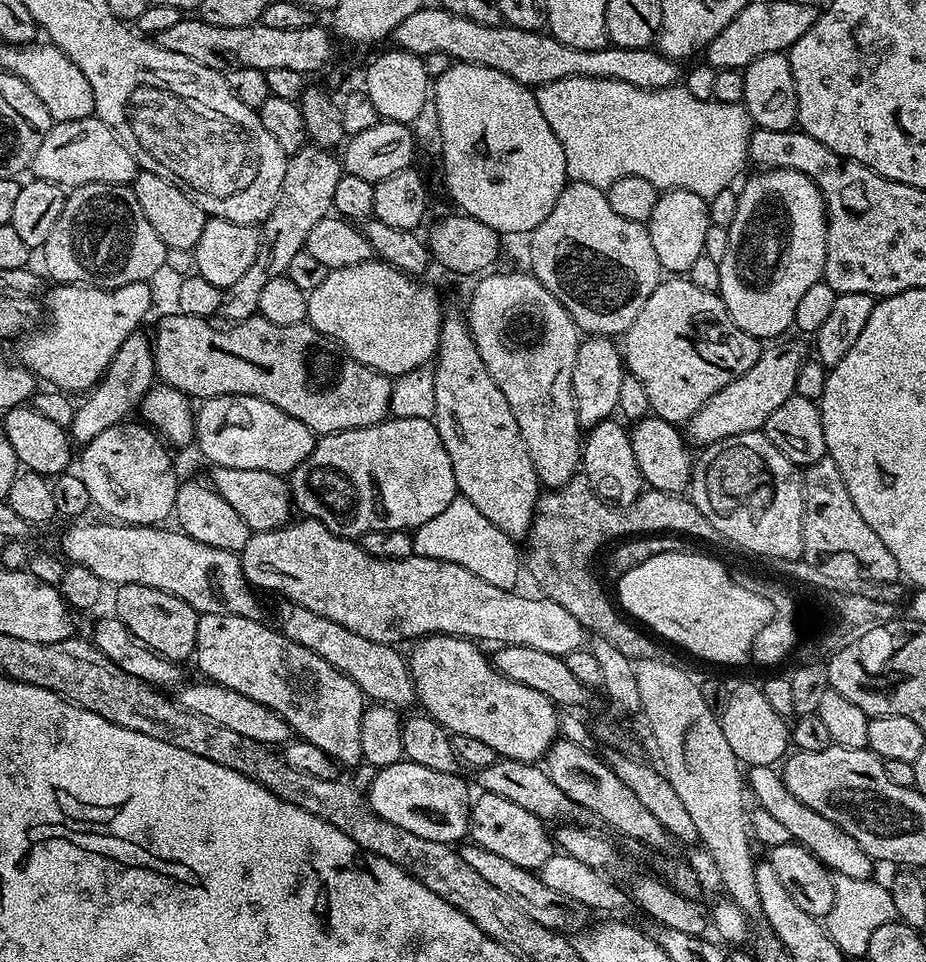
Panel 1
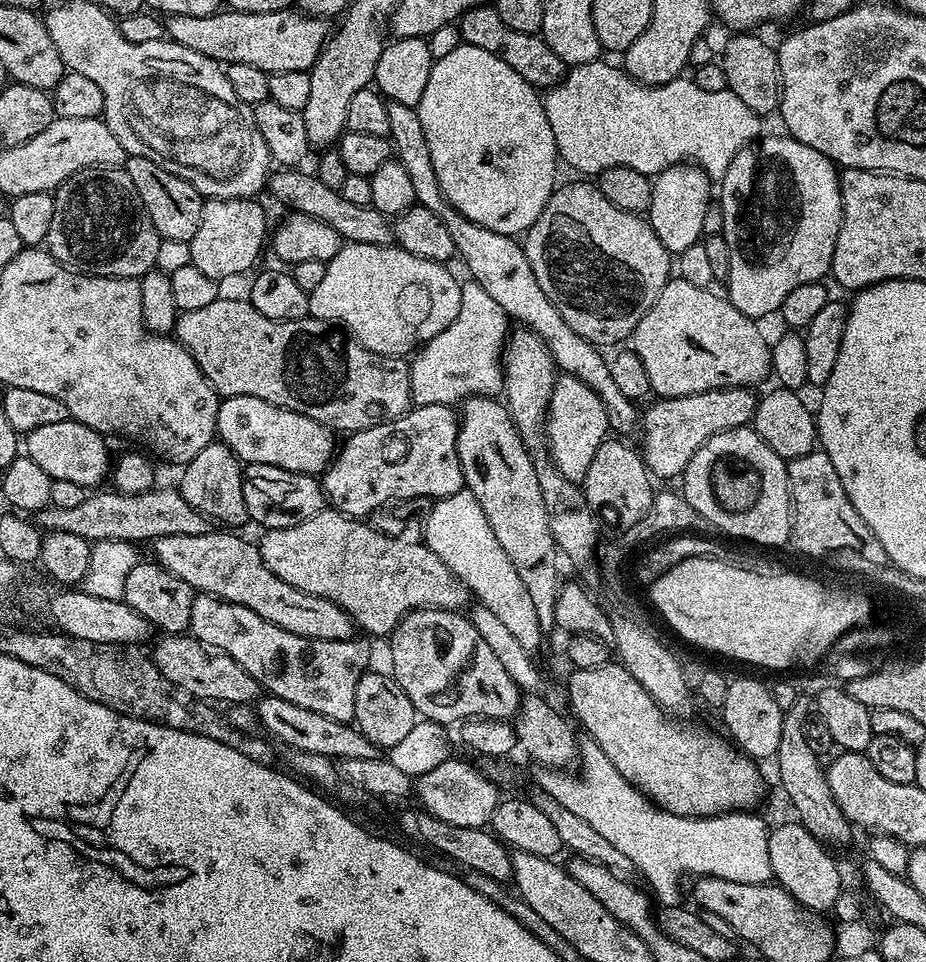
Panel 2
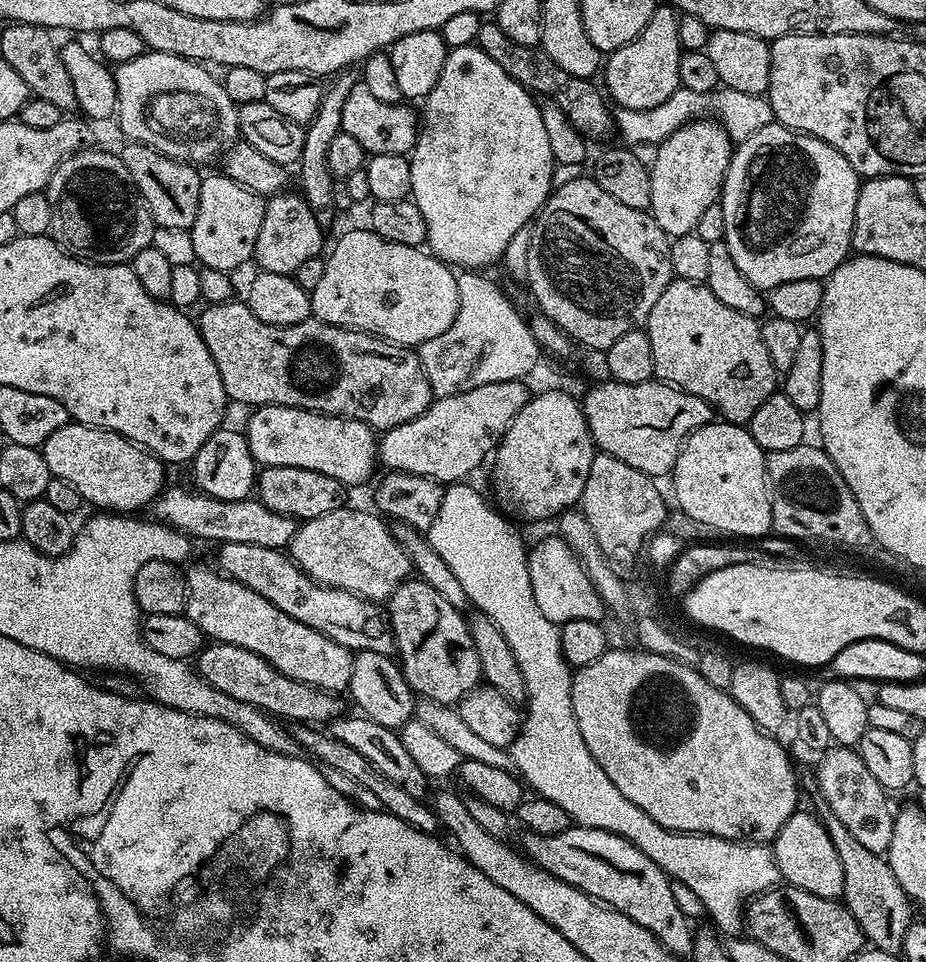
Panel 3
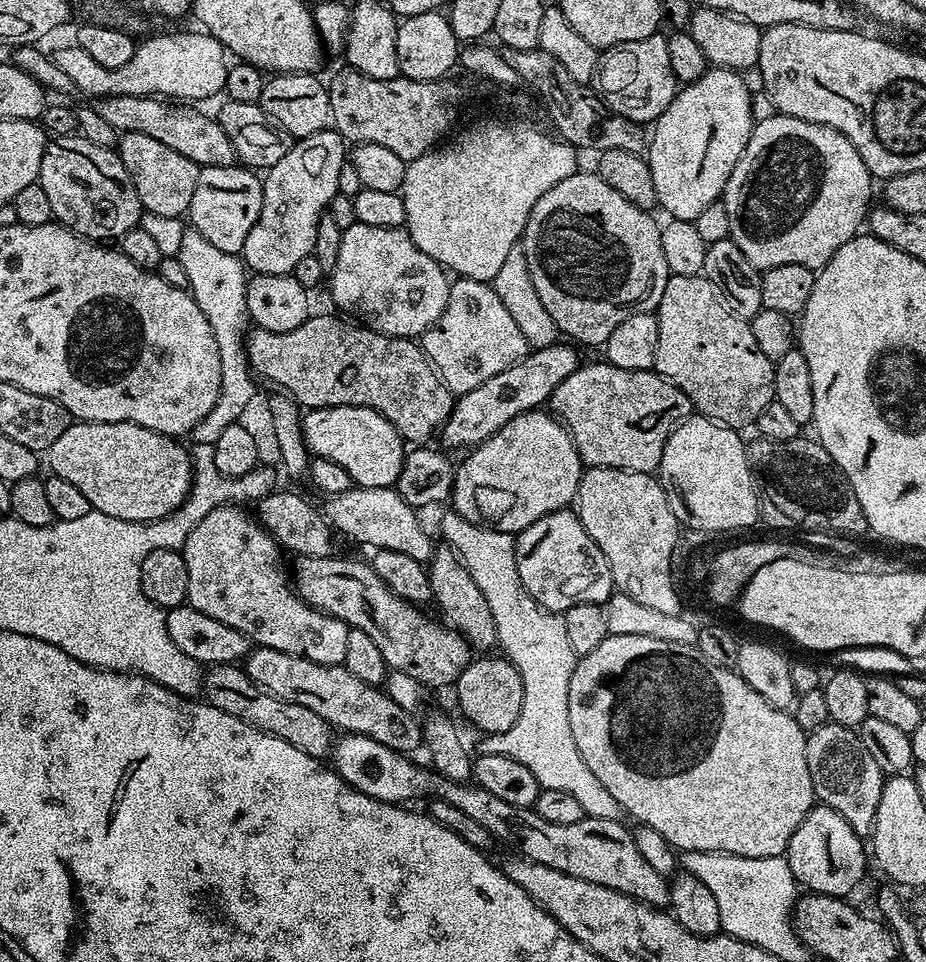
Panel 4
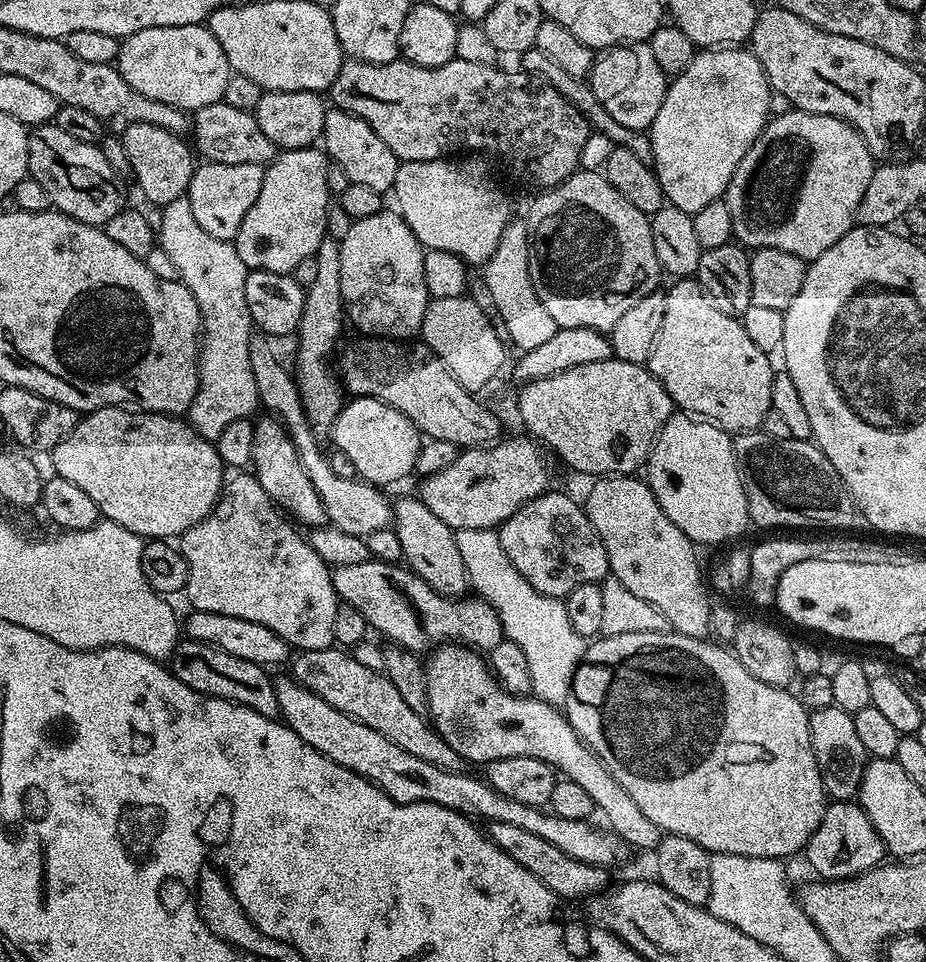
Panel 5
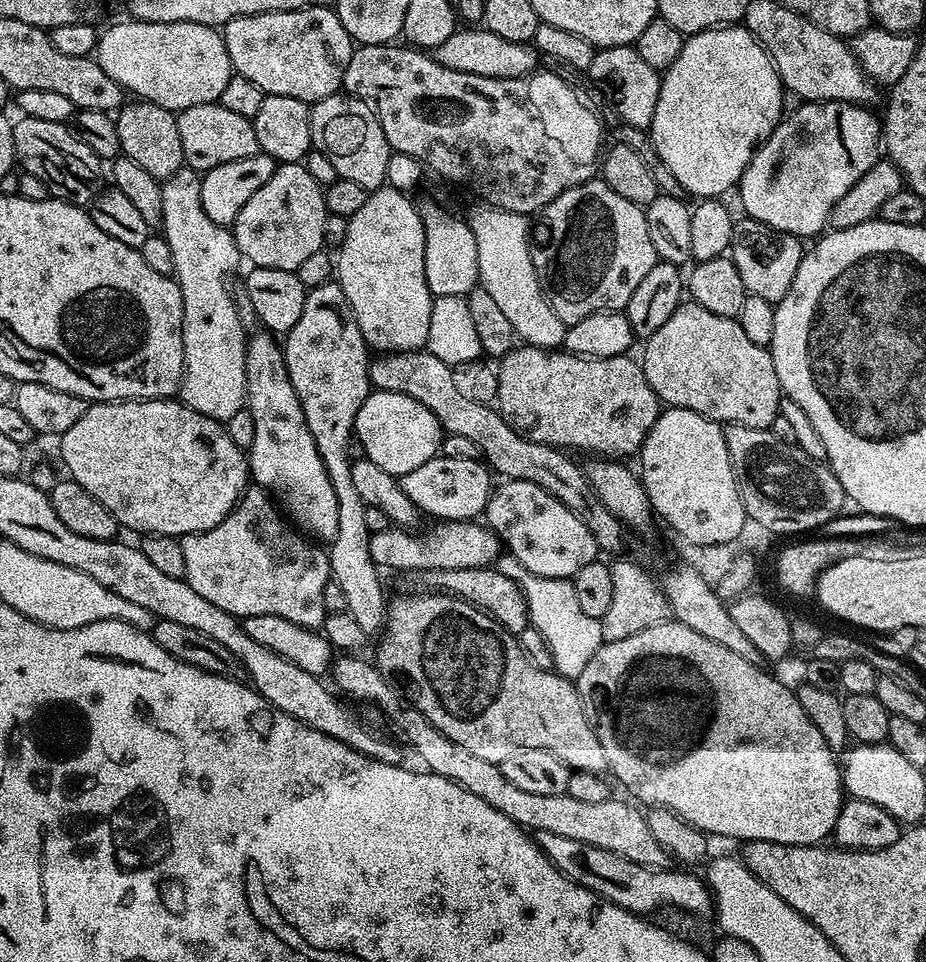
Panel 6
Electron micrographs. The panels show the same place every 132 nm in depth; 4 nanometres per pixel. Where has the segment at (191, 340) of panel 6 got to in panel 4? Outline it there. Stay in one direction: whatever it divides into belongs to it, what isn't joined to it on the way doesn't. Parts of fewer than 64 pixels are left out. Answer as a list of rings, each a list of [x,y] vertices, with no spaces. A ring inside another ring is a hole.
[[[185,228],[180,236],[180,249],[175,249],[174,255],[182,262],[182,270],[186,270],[192,297],[198,302],[202,314],[206,314],[210,330],[214,330],[214,342],[218,342],[218,382],[214,398],[210,406],[193,422],[190,444],[197,451],[211,451],[218,446],[218,438],[222,438],[224,431],[230,430],[230,426],[240,424],[240,417],[247,405],[262,395],[262,388],[254,374],[255,369],[246,347],[246,333],[250,328],[246,290],[250,276],[239,255],[226,254],[226,250],[218,250],[218,246],[213,246],[207,238],[202,238],[196,228]]]

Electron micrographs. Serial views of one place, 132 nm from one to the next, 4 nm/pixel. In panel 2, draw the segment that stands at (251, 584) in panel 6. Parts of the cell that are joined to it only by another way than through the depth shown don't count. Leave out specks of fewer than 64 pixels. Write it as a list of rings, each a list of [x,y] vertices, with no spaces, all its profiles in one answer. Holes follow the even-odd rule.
[[[196,596],[190,614],[190,632],[196,639],[219,652],[230,654],[250,678],[259,682],[261,689],[269,696],[277,696],[286,702],[294,702],[294,706],[302,706],[306,710],[314,710],[314,714],[326,714],[326,718],[334,718],[334,722],[352,724],[355,721],[354,693],[358,690],[358,682],[365,672],[369,671],[372,652],[359,638],[350,640],[311,640],[298,634],[290,634],[290,630],[282,630],[274,622],[266,622],[266,618],[258,618],[254,610],[246,610],[246,606],[231,604],[219,600],[217,596]]]

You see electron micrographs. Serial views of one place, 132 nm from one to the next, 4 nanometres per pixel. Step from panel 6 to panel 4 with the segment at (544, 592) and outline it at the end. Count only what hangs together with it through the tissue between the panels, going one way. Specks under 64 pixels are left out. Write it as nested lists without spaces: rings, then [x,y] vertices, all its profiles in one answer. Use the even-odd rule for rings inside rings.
[[[452,518],[442,528],[442,535],[458,550],[458,558],[462,558],[462,566],[470,570],[470,579],[478,590],[482,602],[486,602],[486,614],[490,614],[490,626],[494,640],[500,643],[499,650],[508,660],[515,664],[522,678],[522,708],[514,726],[498,736],[499,751],[520,758],[534,772],[541,786],[554,786],[566,790],[566,794],[574,794],[578,802],[582,802],[582,810],[589,816],[608,816],[610,797],[608,791],[590,774],[586,762],[578,758],[578,750],[574,750],[574,742],[570,742],[570,730],[566,726],[566,706],[568,705],[568,687],[570,674],[576,664],[578,653],[570,646],[570,638],[566,638],[566,630],[562,630],[562,618],[559,611],[541,608],[522,586],[518,578],[518,570],[514,570],[512,557],[512,541],[503,532],[493,532],[470,524],[462,524]]]

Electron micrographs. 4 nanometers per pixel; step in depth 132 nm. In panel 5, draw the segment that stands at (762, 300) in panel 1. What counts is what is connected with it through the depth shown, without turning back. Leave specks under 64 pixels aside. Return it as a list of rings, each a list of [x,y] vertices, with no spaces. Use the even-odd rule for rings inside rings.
[[[799,110],[787,111],[781,116],[773,115],[760,131],[760,137],[756,139],[754,146],[750,146],[746,158],[742,158],[742,162],[730,182],[726,199],[730,206],[732,235],[745,249],[773,248],[774,250],[786,250],[786,254],[794,254],[805,262],[811,262],[817,260],[822,254],[826,254],[826,250],[830,250],[830,246],[834,246],[834,242],[838,242],[838,238],[845,236],[857,223],[856,211],[866,194],[866,186],[870,186],[874,157],[871,150],[866,146],[864,137],[855,128],[851,128],[846,121],[826,114],[810,114]]]

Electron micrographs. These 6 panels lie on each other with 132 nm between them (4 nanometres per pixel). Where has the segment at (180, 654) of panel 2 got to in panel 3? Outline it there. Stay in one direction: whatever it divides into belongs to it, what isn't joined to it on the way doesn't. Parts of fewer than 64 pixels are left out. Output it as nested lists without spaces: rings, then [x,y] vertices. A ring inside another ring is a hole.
[[[205,643],[199,656],[195,657],[194,667],[202,679],[214,686],[214,690],[222,690],[222,694],[230,694],[230,698],[238,698],[238,702],[250,702],[250,706],[261,708],[269,716],[284,722],[292,720],[309,726],[322,726],[335,720],[342,712],[341,697],[337,693],[324,692],[306,682],[286,678],[286,674],[270,666],[270,662],[250,650],[242,650],[242,646]]]

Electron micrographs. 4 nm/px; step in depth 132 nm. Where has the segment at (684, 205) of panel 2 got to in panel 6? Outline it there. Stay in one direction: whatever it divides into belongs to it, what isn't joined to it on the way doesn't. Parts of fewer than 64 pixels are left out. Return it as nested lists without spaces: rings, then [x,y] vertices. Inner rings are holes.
[[[721,26],[708,28],[705,32],[695,32],[693,36],[685,39],[682,54],[678,54],[678,58],[674,58],[674,62],[668,67],[667,72],[663,73],[660,81],[660,93],[658,94],[658,106],[654,110],[650,129],[652,145],[654,150],[658,150],[658,158],[662,158],[662,162],[666,162],[666,170],[670,170],[670,174],[674,174],[674,178],[678,178],[678,182],[684,187],[685,193],[689,197],[723,197],[725,195],[723,192],[727,188],[735,189],[739,185],[742,174],[749,162],[752,161],[756,149],[767,142],[772,131],[776,129],[776,125],[780,123],[782,113],[785,111],[784,96],[786,97],[786,89],[780,82],[780,75],[776,72],[774,62],[769,58],[767,50],[747,28],[743,26]]]

